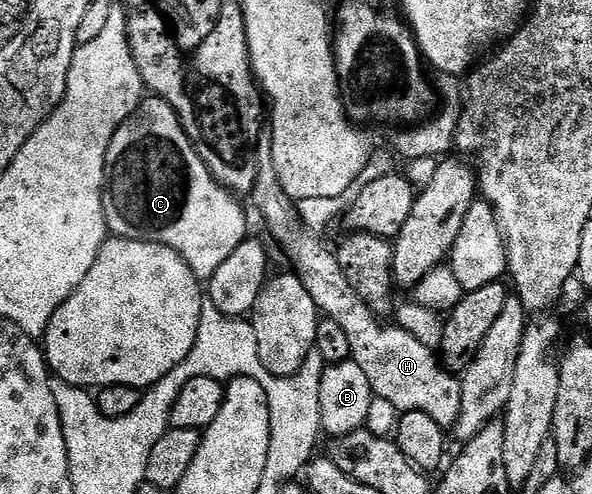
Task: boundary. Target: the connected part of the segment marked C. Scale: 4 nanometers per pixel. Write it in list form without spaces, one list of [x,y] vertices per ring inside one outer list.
[[[145,98],[114,133],[104,158],[102,197],[113,236],[169,247],[183,257],[197,279],[207,281],[249,234],[240,203],[208,172],[165,99]]]

